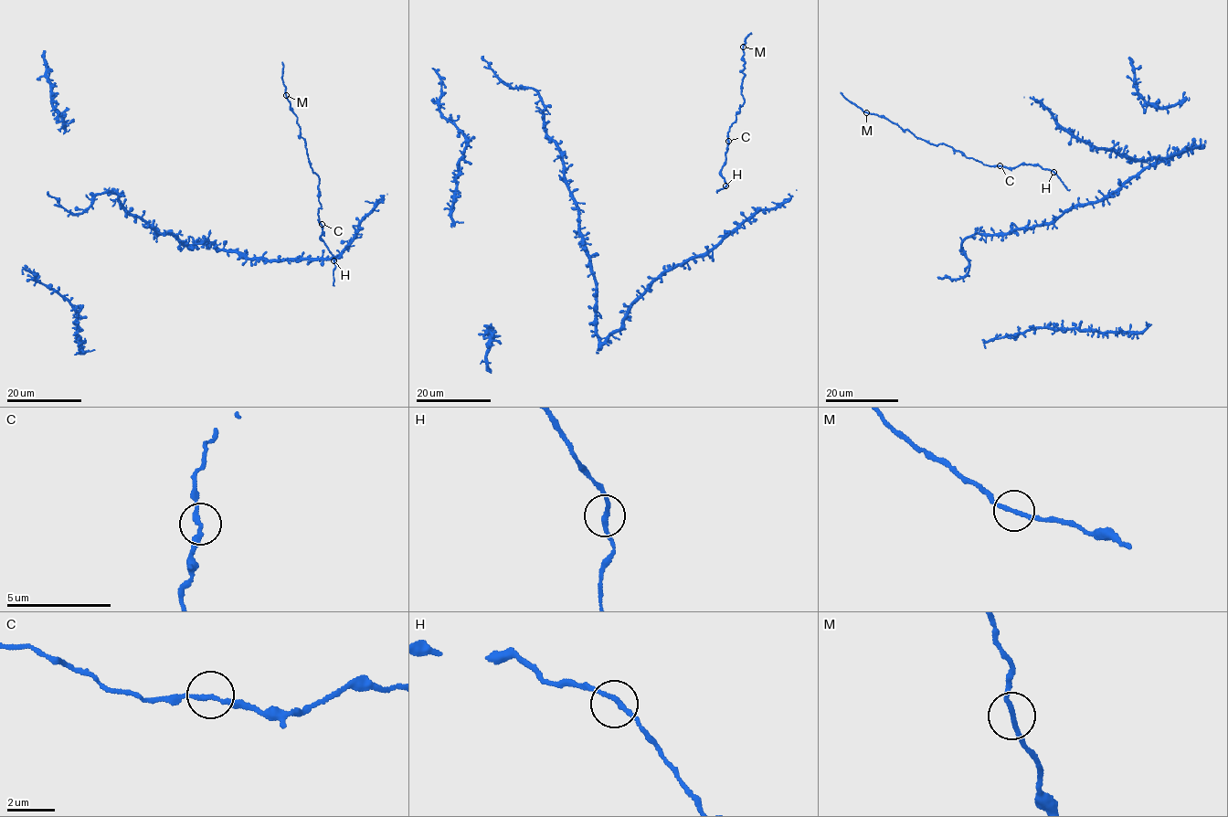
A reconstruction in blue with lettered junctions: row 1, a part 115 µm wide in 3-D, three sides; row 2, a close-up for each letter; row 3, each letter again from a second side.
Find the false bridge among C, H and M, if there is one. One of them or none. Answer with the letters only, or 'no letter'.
M

